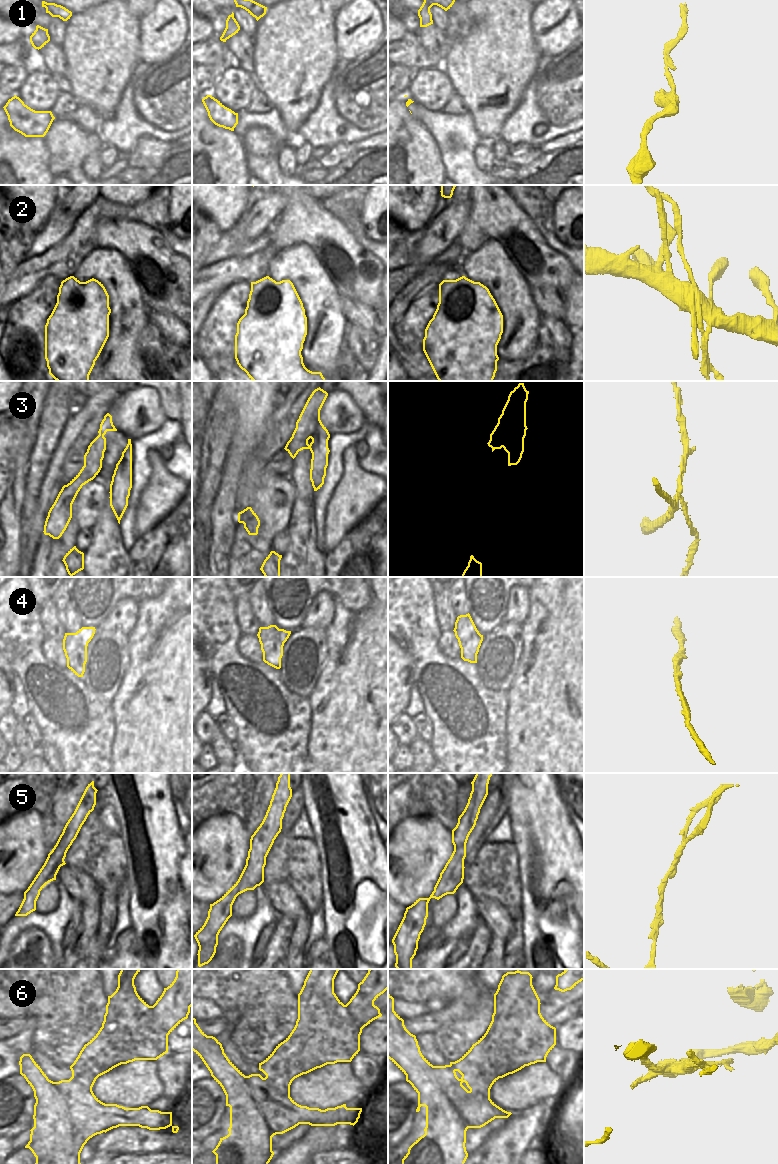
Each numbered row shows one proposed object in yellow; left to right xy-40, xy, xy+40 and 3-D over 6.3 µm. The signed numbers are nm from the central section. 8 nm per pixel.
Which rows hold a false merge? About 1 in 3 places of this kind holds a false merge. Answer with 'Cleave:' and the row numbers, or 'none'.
Cleave: 2, 3, 5, 6

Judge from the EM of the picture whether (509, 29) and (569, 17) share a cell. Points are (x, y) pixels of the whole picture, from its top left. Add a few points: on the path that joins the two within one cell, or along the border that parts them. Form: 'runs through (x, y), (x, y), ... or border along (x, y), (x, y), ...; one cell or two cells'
border along (532, 10), (530, 18), (531, 33), (538, 47); two cells

